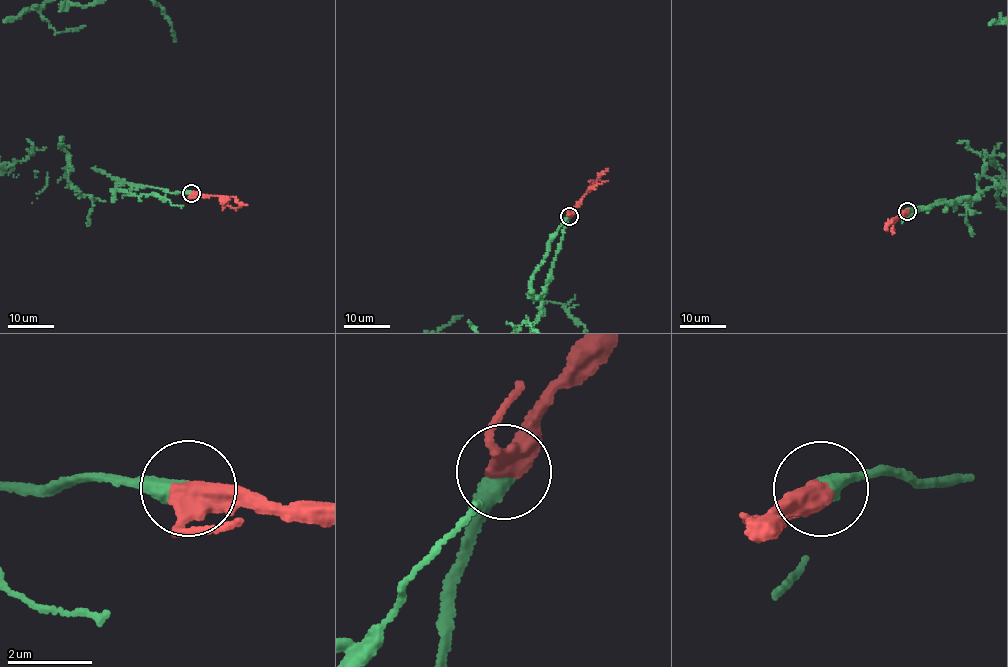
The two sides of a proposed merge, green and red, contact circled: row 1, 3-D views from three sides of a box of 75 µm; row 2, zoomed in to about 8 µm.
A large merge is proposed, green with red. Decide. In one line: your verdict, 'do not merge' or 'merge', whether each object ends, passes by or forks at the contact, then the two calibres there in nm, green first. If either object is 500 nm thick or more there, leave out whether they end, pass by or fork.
merge; green ends; red passes by; calibres 480 and 440 nm

